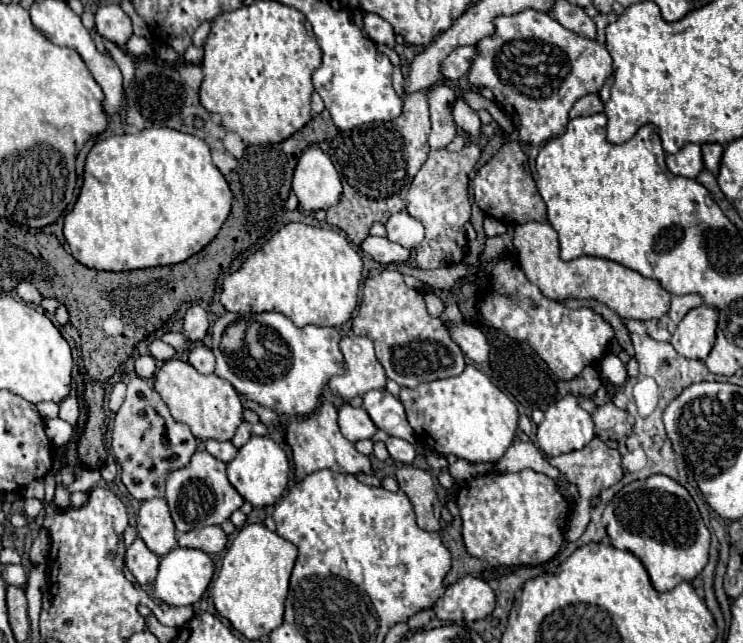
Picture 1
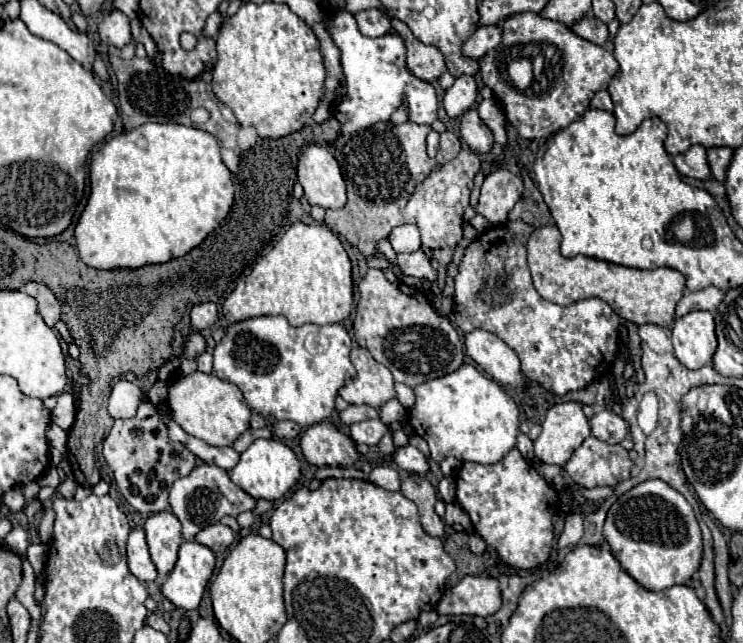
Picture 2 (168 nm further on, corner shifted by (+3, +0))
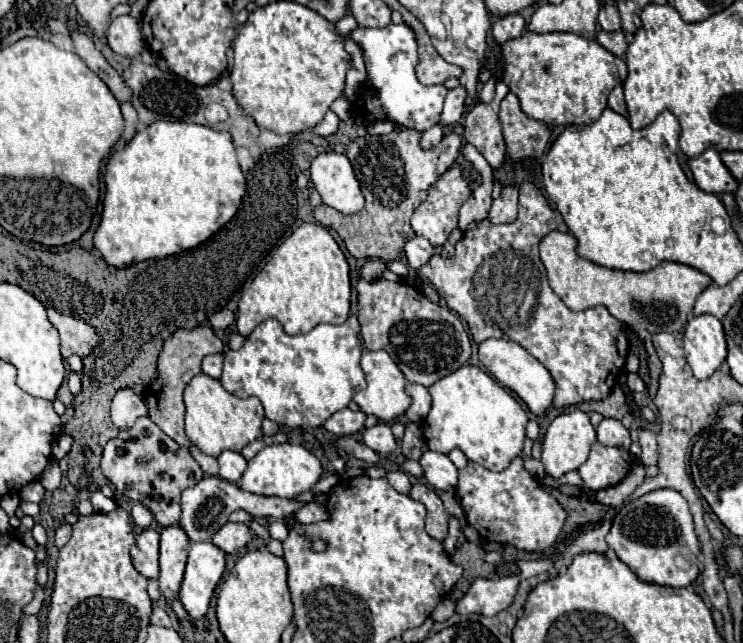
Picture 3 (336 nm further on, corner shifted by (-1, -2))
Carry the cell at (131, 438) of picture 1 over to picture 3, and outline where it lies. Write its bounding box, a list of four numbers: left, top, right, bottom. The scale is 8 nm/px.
[101,416,203,526]

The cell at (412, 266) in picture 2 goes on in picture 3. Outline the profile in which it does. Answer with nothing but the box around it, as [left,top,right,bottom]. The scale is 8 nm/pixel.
[417,182,629,408]

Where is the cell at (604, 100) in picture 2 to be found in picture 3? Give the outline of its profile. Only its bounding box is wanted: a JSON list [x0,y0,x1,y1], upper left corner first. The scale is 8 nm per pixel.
[607,86,627,116]

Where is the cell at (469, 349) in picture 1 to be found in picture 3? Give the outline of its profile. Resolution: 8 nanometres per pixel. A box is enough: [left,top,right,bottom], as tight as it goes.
[479,338,555,416]

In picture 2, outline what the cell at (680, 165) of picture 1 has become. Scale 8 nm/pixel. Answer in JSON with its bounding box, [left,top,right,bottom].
[673,146,709,180]

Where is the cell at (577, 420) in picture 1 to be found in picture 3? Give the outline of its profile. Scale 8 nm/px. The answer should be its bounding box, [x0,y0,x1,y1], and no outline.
[541,408,597,476]

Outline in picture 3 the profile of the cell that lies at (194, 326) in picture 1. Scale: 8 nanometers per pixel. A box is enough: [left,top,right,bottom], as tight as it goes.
[209,308,235,330]

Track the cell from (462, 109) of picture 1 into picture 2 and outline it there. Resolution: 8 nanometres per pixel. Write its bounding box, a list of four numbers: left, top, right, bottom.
[461,108,493,154]

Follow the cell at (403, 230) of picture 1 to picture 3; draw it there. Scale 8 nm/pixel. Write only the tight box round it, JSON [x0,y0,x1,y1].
[403,236,433,270]

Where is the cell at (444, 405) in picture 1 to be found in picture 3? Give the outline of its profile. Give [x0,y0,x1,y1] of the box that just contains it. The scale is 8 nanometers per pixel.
[423,364,527,472]

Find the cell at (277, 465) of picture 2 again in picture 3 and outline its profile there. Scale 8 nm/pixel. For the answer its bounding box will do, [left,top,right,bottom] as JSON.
[237,444,321,498]

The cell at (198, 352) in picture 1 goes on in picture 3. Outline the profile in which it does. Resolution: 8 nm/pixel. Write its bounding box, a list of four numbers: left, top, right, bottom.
[203,354,223,378]

